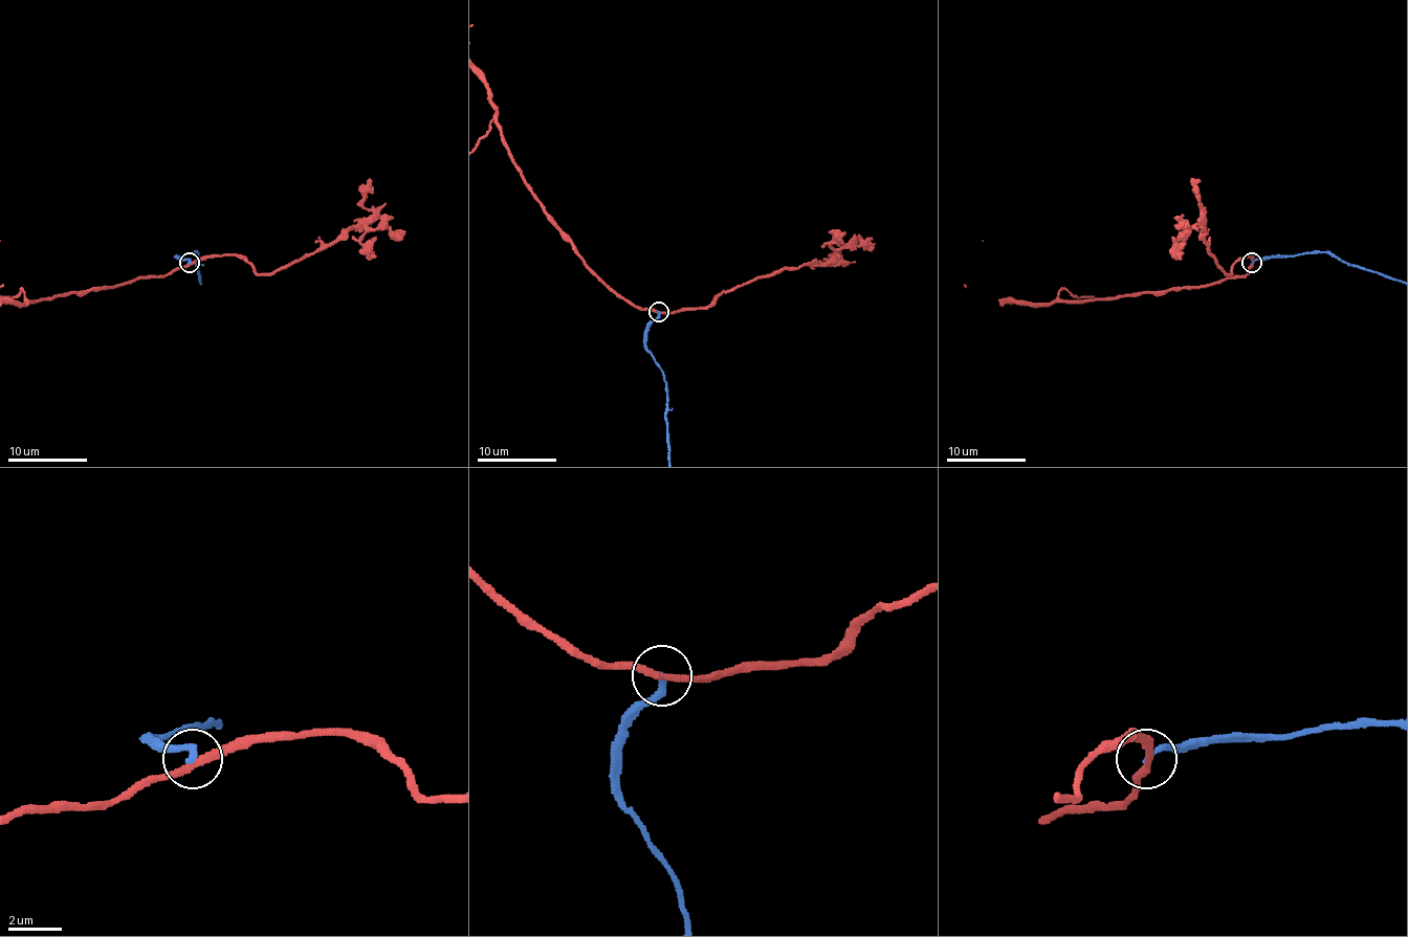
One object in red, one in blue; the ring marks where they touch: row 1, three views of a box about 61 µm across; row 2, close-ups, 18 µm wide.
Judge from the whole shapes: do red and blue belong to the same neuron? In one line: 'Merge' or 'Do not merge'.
Do not merge

